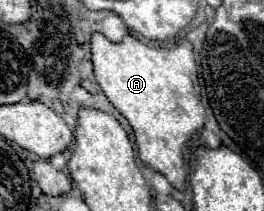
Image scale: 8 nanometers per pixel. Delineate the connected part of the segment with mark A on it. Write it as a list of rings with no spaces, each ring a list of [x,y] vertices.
[[[95,32],[91,36],[91,60],[101,90],[111,100],[111,104],[129,120],[133,128],[141,162],[161,172],[177,190],[183,190],[187,176],[183,168],[183,148],[205,122],[205,108],[199,94],[197,64],[191,42],[183,40],[173,48],[151,48],[149,44],[143,44],[131,34],[127,34],[121,42],[111,42],[103,34]]]

